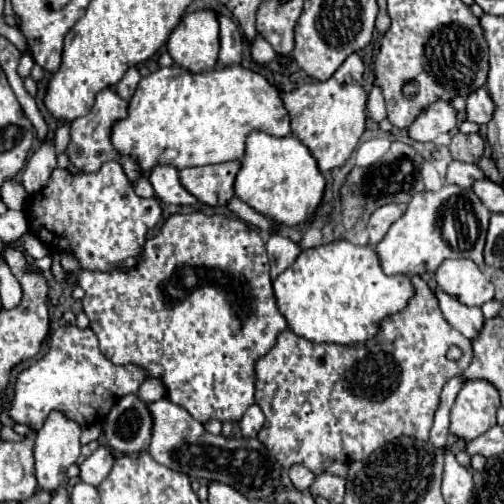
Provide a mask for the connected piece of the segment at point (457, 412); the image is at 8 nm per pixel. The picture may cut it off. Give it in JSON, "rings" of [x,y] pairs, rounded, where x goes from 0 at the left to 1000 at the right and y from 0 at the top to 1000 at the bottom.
{"rings":[[[925,756],[893,819],[893,859],[937,875],[984,843],[988,808],[992,780],[972,756]]]}

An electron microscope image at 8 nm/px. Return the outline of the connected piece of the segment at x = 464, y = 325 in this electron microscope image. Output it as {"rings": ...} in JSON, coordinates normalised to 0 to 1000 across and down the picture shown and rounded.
{"rings":[[[865,573],[865,585],[869,585],[873,613],[877,613],[885,637],[901,653],[909,653],[921,669],[944,673],[960,649],[960,637],[964,637],[956,625],[956,613],[952,609],[925,609],[905,589],[885,585],[877,573]]]}

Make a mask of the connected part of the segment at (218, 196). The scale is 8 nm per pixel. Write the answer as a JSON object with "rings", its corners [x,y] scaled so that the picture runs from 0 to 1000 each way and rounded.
{"rings":[[[476,319],[373,331],[357,339],[357,363],[397,403],[409,403],[417,411],[452,407],[452,399],[464,391],[464,359],[472,339]]]}

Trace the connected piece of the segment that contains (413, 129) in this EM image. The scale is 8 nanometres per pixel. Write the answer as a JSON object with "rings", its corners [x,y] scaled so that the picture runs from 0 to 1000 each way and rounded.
{"rings":[[[865,200],[837,220],[837,232],[813,248],[810,268],[825,280],[861,280],[869,264],[893,264],[905,252],[905,220],[893,200]]]}

